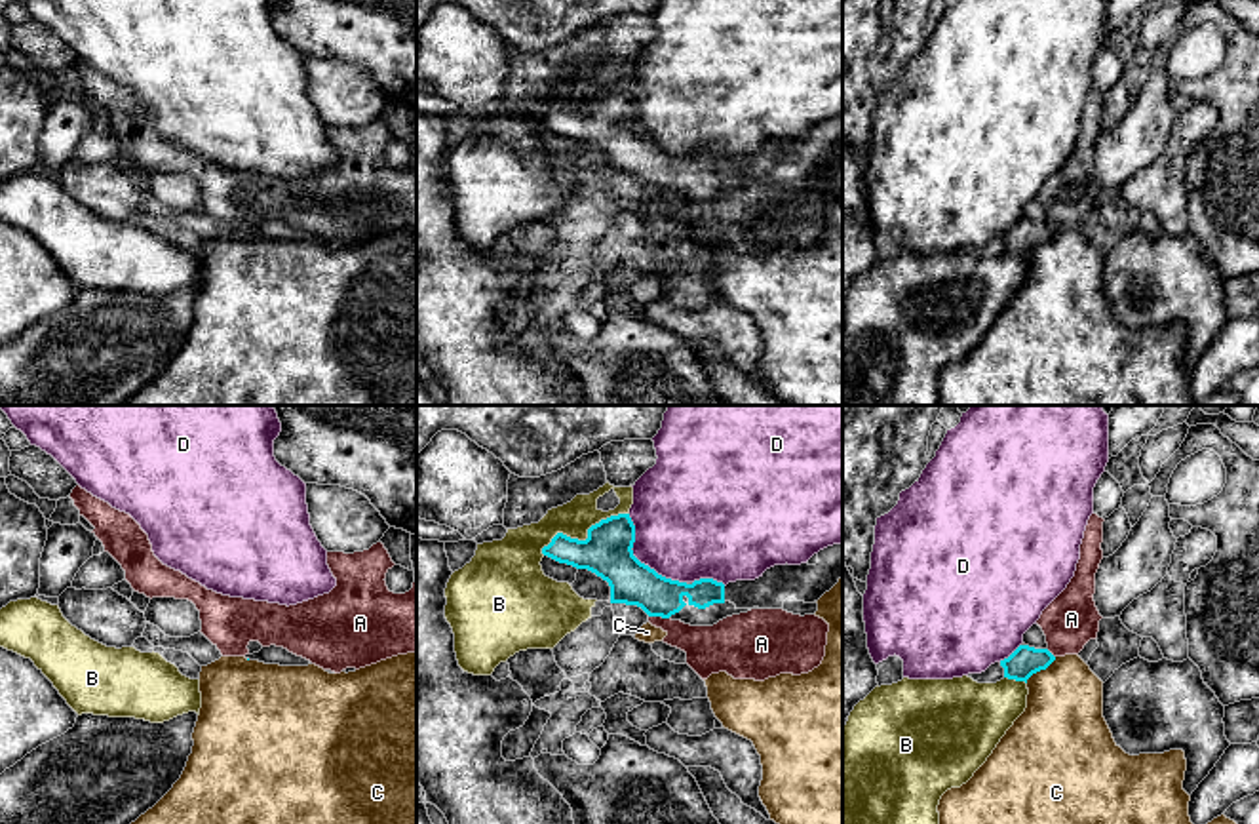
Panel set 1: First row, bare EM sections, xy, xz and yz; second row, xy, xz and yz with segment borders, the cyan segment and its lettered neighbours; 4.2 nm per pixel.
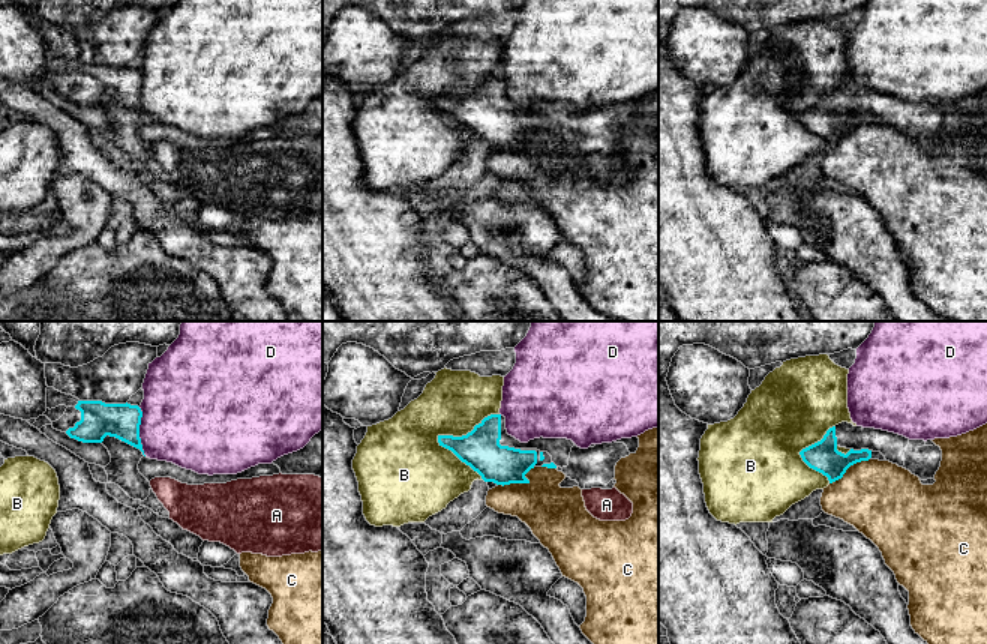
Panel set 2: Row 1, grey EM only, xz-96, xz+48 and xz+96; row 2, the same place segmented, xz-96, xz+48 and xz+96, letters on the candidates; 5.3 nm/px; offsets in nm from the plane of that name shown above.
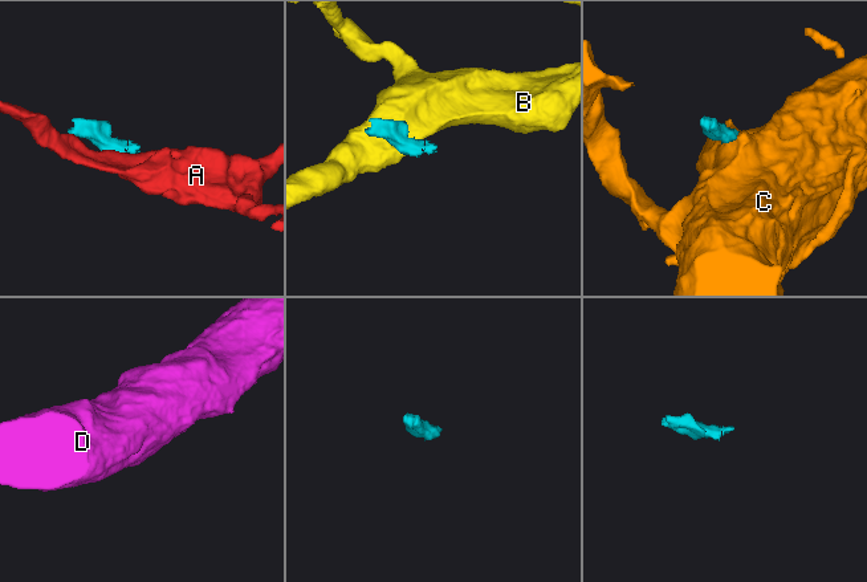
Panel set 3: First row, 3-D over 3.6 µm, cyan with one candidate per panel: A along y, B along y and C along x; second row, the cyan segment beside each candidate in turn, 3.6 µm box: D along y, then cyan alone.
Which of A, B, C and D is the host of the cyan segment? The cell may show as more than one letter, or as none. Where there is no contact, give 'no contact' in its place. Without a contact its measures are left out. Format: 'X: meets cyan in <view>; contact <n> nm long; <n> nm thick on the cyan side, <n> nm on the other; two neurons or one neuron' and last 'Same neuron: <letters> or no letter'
A: meets cyan in xz; contact 90 nm long; 190 nm thick on the cyan side, 190 nm on the other; two neurons
B: meets cyan in xz; contact 420 nm long; 200 nm thick on the cyan side, 150 nm on the other; two neurons
C: meets cyan in yz; contact 170 nm long; 130 nm thick on the cyan side, 340 nm on the other; two neurons
D: meets cyan in xz; contact 380 nm long; 200 nm thick on the cyan side, 440 nm on the other; two neurons
Same neuron: no letter

